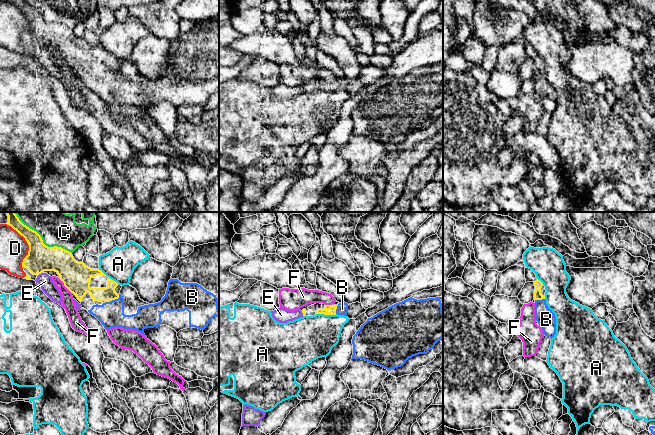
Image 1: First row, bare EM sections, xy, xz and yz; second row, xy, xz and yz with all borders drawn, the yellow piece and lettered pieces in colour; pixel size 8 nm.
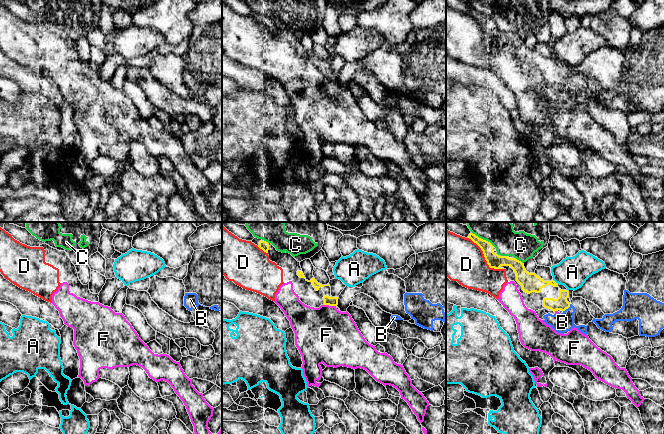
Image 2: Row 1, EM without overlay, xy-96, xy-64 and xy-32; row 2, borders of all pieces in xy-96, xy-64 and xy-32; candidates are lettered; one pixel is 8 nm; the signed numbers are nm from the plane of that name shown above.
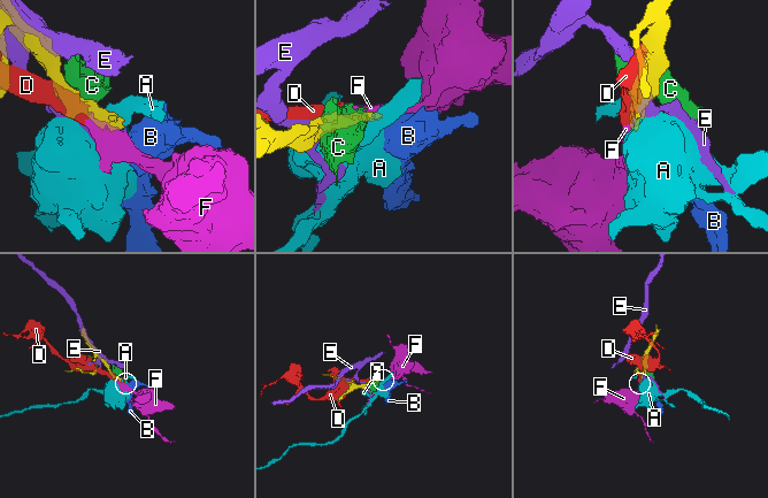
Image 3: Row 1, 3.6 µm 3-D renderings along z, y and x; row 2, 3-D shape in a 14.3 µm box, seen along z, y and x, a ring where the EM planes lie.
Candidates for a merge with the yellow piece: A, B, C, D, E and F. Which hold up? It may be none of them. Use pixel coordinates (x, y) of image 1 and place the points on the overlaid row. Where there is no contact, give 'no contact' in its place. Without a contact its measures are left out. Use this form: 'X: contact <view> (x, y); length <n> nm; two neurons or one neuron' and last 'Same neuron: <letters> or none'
A: contact xz (326, 314); length 170 nm; two neurons
B: contact xy (114, 299); length 120 nm; one neuron
C: contact xy (41, 239); length 550 nm; two neurons
D: contact xy (29, 249); length 460 nm; two neurons
E: contact xy (40, 273); length 30 nm; two neurons
F: contact xy (64, 285); length 160 nm; two neurons
Same neuron: B

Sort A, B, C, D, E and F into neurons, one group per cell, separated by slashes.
A / B / C / D F / E

